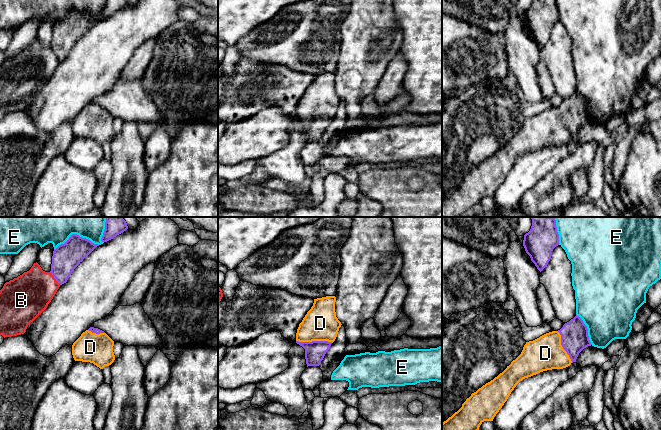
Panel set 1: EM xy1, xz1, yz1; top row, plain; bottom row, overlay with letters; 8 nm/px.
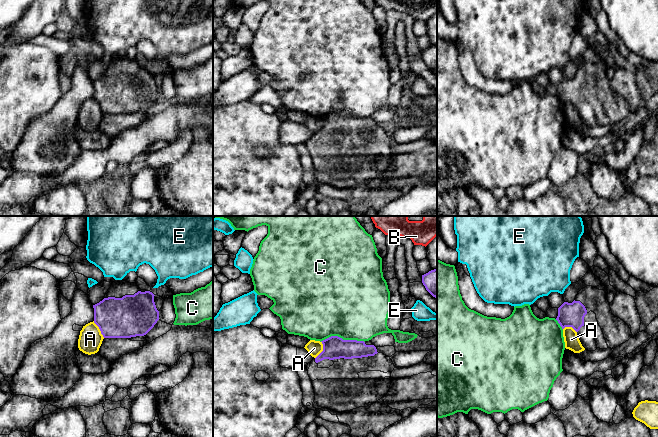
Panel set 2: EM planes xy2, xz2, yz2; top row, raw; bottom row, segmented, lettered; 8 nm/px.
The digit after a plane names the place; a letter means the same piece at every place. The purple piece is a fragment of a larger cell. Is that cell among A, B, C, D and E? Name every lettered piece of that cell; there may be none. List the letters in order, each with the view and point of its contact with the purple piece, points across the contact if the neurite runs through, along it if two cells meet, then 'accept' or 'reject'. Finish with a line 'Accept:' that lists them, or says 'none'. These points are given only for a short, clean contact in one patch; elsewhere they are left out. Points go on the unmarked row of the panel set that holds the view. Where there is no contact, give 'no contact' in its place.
A: meets purple in xy2 at (99, 104); border along xy2 (93, 97), (104, 113); reject
B: meets purple in xy1 at (54, 53); reject
C: meets purple in xz2 at (341, 114); reject
D: meets purple in xz1 at (314, 117); runs through xz1 (315, 127), (314, 117), (320, 99); accept
E: meets purple in xy1 at (76, 10); reject
Accept: D

